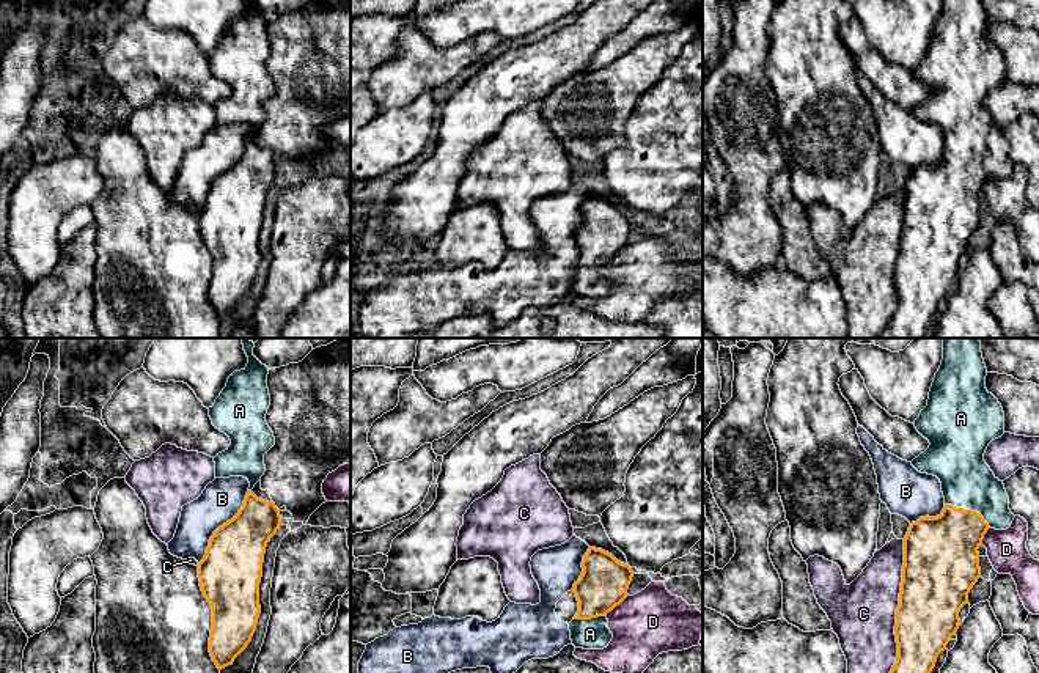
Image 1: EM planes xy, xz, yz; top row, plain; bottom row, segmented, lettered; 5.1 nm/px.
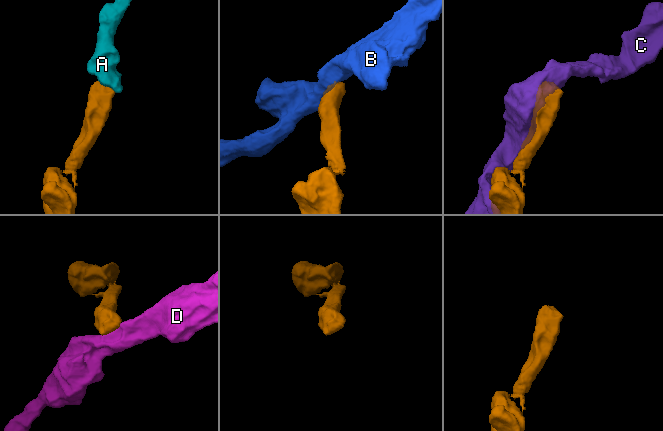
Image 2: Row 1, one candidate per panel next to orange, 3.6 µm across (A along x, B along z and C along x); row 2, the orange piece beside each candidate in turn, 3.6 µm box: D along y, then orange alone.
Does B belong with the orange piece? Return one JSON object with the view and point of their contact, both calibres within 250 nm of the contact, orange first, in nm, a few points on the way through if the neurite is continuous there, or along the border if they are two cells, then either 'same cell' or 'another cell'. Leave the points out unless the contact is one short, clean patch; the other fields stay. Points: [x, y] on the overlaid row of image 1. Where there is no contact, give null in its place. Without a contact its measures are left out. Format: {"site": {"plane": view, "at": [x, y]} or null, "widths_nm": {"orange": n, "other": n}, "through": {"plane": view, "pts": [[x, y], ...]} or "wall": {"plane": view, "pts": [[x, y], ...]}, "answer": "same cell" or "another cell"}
{"site": {"plane": "xy", "at": [222, 525]}, "widths_nm": {"orange": 320, "other": 200}, "answer": "another cell"}

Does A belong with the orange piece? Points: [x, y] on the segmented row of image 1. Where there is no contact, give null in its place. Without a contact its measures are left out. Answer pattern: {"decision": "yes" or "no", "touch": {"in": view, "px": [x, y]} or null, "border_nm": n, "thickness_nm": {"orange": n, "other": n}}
{"decision": "yes", "touch": {"in": "yz", "px": [969, 510]}, "border_nm": 260, "thickness_nm": {"orange": 360, "other": 280}}

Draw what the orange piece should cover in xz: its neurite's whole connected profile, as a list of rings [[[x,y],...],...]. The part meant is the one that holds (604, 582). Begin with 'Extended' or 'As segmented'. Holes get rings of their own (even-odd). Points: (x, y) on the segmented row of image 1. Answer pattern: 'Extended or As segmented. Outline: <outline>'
Extended. Outline: [[[596,547],[583,555],[582,568],[583,572],[572,588],[578,612],[569,623],[571,640],[575,648],[604,649],[613,638],[607,627],[607,613],[627,598],[633,571]]]

